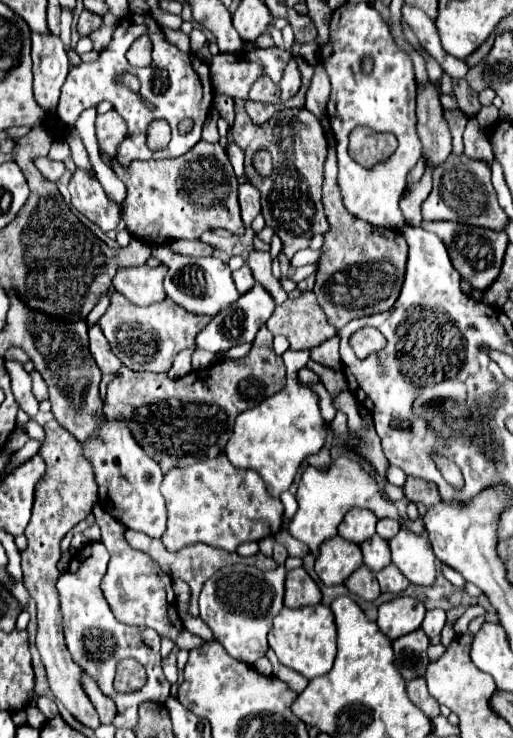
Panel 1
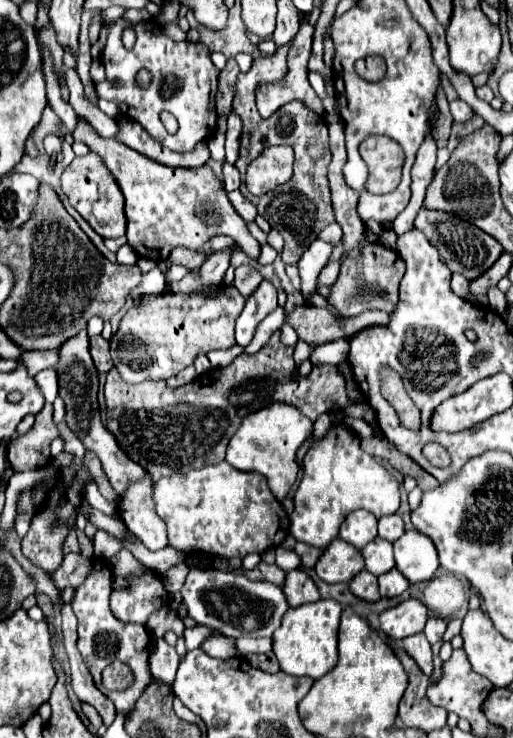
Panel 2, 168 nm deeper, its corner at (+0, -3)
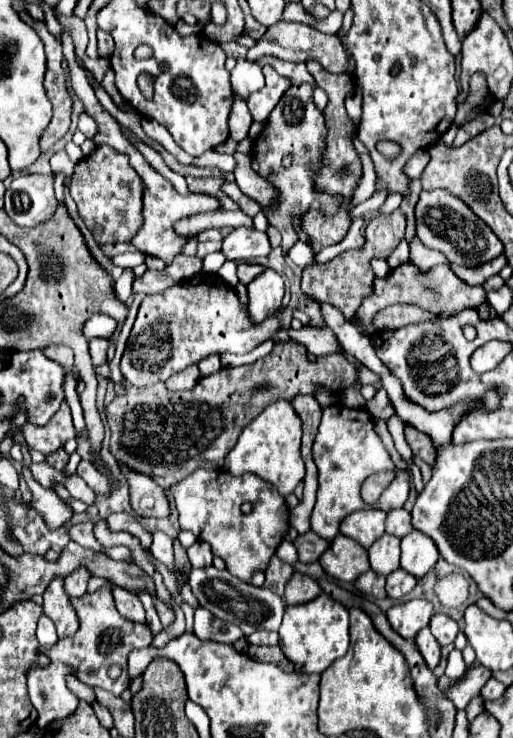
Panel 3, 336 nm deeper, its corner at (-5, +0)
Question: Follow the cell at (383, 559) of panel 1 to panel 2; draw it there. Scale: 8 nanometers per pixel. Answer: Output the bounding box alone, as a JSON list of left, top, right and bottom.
[362,538,394,576]

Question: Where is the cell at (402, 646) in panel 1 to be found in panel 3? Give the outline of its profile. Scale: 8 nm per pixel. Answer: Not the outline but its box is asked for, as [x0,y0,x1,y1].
[415,627,441,669]

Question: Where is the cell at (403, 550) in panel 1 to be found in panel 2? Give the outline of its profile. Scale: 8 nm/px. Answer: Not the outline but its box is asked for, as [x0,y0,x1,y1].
[394,530,438,584]

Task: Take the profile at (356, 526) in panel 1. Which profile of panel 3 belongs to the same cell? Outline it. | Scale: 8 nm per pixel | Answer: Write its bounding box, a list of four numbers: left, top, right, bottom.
[341,509,385,549]

